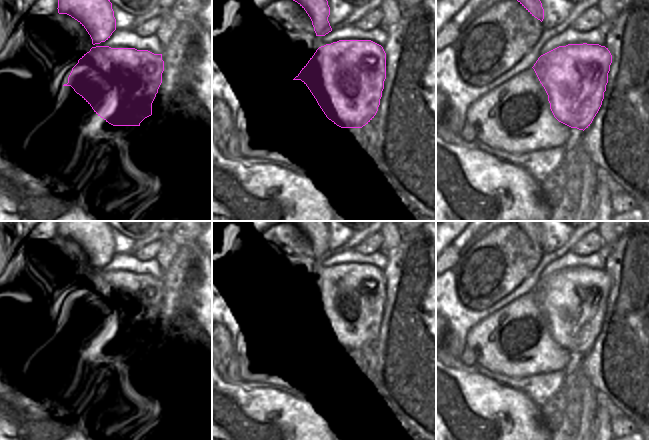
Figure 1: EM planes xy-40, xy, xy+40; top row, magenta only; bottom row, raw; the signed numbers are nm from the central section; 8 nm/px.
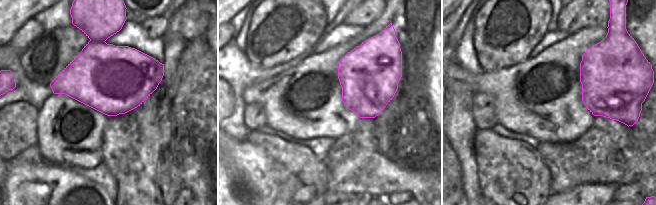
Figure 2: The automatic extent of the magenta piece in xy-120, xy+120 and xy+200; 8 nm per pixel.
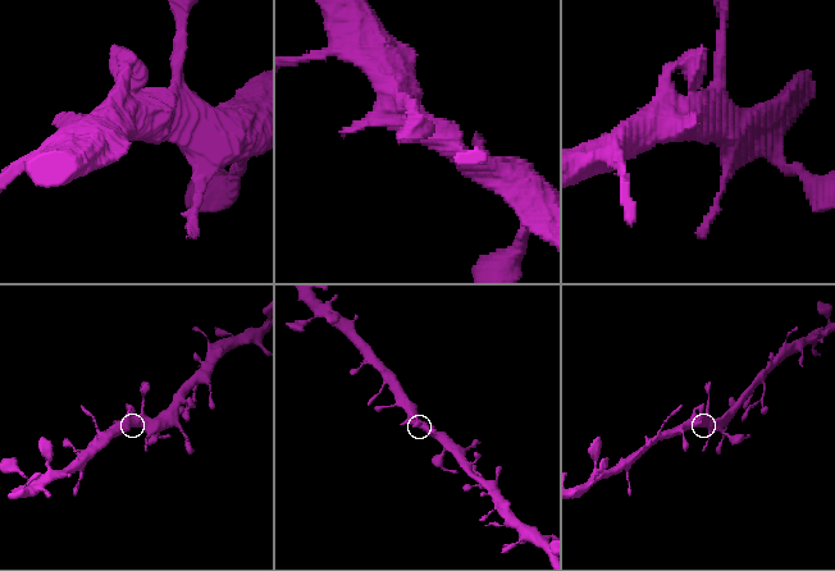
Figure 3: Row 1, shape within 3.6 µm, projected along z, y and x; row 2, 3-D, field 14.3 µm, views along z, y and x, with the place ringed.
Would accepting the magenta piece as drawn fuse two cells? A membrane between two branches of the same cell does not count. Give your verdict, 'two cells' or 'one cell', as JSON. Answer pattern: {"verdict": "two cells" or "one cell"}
{"verdict": "one cell"}

